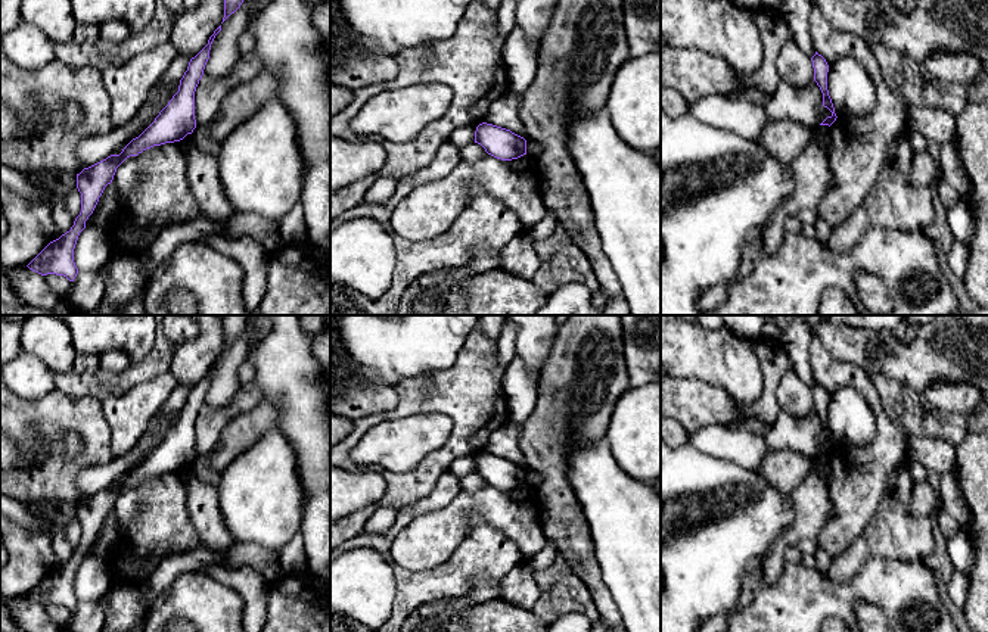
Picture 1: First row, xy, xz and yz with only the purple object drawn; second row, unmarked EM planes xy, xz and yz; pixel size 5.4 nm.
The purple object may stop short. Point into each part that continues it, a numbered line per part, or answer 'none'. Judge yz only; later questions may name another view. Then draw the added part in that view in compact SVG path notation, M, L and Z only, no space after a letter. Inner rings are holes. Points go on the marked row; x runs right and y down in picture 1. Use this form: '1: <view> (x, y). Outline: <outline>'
none

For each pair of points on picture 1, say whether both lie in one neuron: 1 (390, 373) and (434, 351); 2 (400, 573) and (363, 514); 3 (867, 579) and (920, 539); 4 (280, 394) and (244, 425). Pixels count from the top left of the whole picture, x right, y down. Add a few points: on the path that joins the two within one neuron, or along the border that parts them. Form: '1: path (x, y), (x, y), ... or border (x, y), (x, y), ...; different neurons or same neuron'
1: path (400, 363), (412, 351), (423, 351); same neuron
2: border (363, 531), (348, 541); different neurons
3: border (923, 562), (870, 557), (861, 567); different neurons
4: border (263, 399), (273, 408), (277, 423); different neurons

